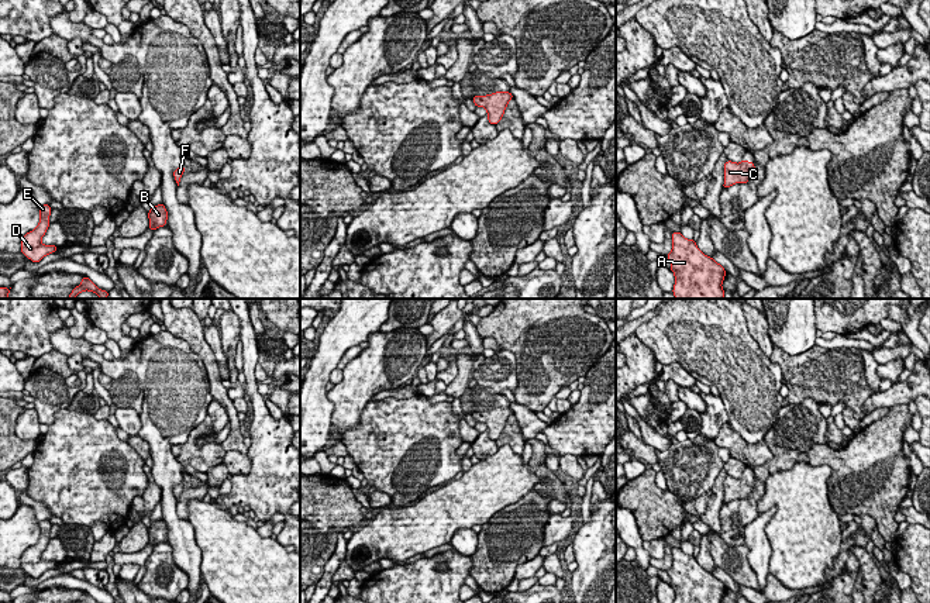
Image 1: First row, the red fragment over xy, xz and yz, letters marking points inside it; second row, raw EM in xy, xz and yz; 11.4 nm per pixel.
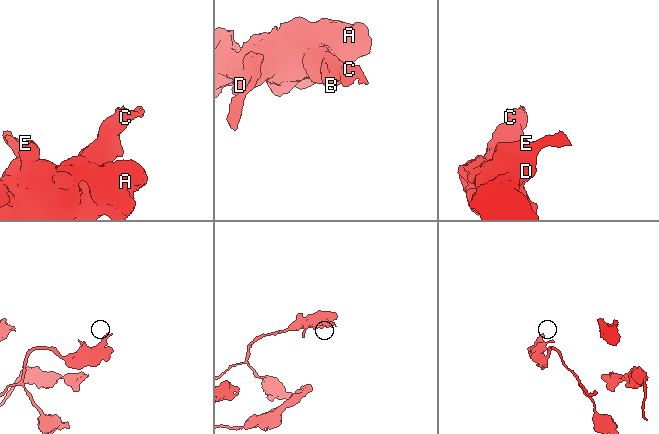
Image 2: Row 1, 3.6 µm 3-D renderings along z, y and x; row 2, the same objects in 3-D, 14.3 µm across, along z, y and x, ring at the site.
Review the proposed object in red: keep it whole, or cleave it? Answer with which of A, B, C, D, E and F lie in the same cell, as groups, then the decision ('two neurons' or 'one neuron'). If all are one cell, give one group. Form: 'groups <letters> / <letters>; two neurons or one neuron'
groups A B C D E F; one neuron

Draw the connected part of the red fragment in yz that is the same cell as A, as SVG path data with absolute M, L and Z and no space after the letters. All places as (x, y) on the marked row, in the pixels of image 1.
M672 232L672 251L666 255L675 275L675 299L723 299L724 268L706 256L693 240Z

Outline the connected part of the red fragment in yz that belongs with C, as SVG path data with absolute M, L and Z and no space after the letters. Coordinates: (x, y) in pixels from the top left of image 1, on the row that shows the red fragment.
M727 161L724 163L724 185L723 189L730 187L736 183L747 183L755 172L752 162L741 161L740 163Z

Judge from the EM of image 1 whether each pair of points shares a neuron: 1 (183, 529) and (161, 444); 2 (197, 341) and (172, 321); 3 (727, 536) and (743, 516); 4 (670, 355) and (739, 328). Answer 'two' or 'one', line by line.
1: one
2: one
3: one
4: one

